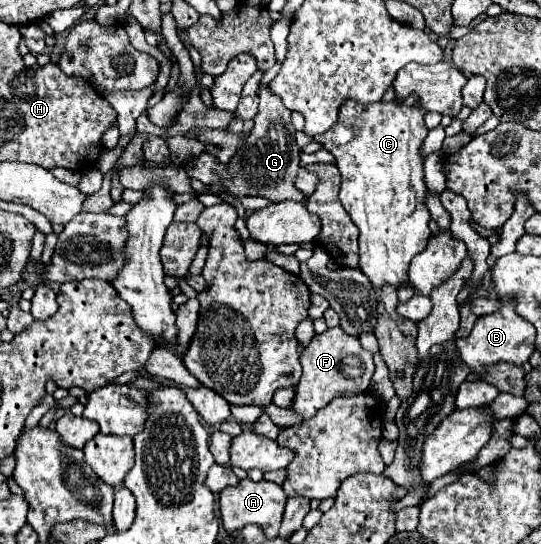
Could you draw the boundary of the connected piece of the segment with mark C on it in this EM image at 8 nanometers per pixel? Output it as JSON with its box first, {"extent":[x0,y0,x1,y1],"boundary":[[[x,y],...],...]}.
{"extent":[313,96,431,288],"boundary":[[[417,96],[373,104],[347,98],[337,124],[325,136],[313,138],[335,156],[335,166],[343,178],[339,200],[361,230],[359,268],[375,288],[385,284],[397,288],[409,286],[409,262],[425,248],[431,236],[421,156],[421,144],[429,132],[423,120],[425,112]]]}

